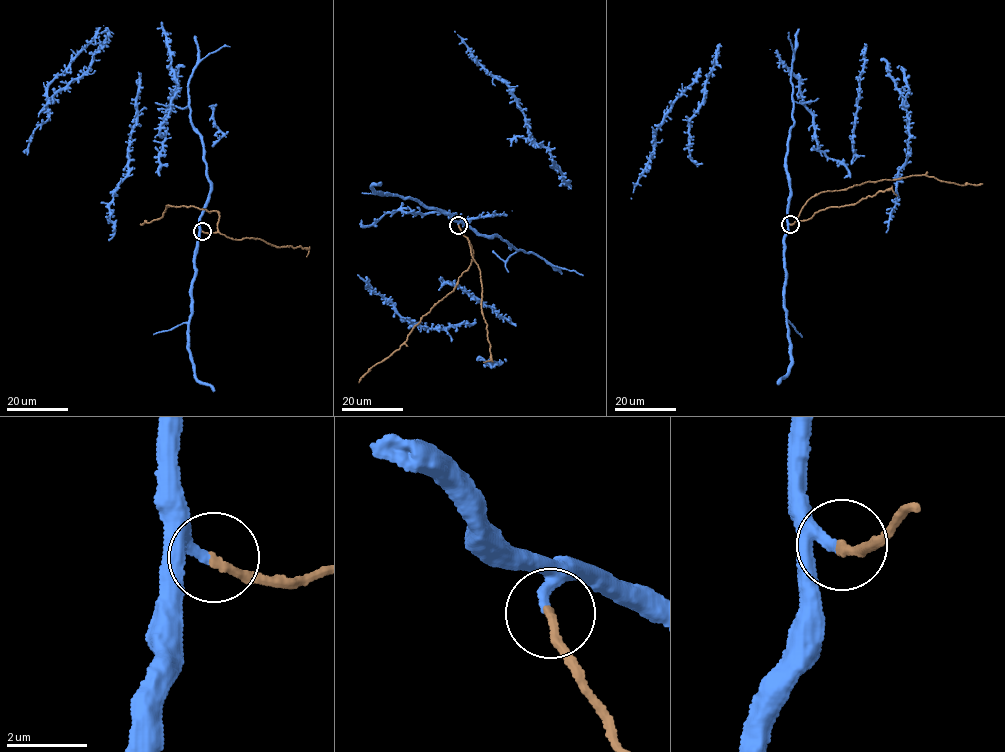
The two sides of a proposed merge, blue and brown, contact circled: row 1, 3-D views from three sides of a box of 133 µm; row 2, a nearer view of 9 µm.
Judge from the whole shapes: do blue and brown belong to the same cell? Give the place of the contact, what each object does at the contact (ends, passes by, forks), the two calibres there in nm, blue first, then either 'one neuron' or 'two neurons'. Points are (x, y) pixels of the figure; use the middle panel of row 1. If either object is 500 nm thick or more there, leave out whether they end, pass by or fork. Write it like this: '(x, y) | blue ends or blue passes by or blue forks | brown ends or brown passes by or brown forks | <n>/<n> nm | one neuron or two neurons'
(458, 225) | blue ends | brown ends | 220/200 nm | one neuron

